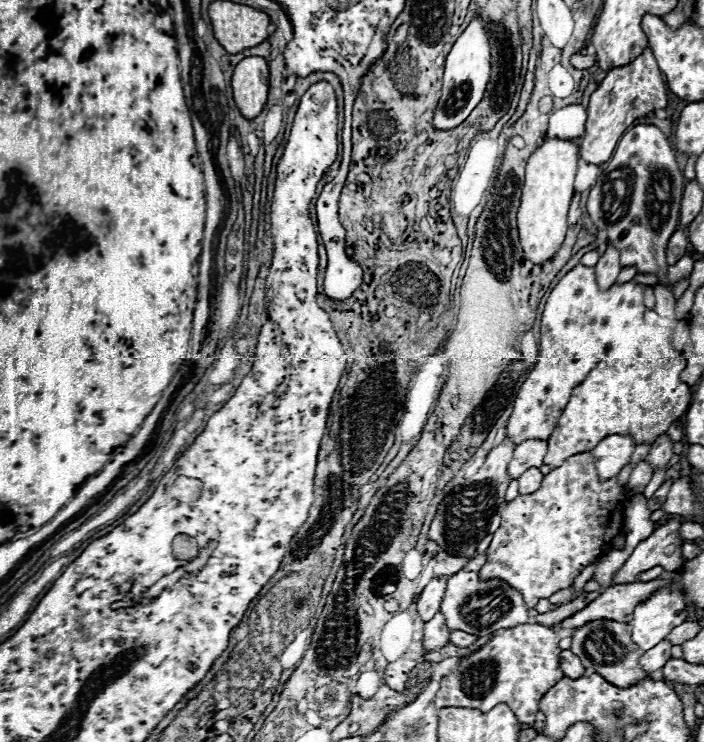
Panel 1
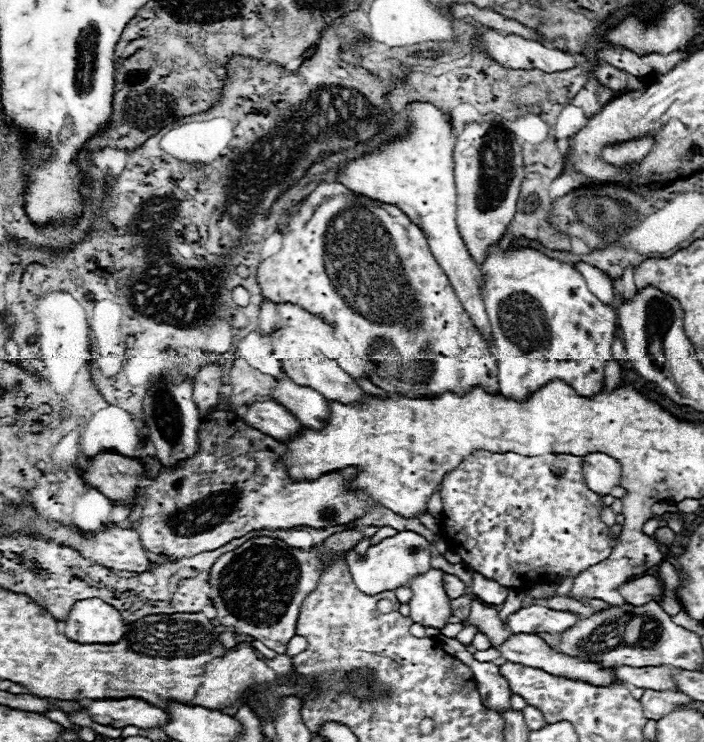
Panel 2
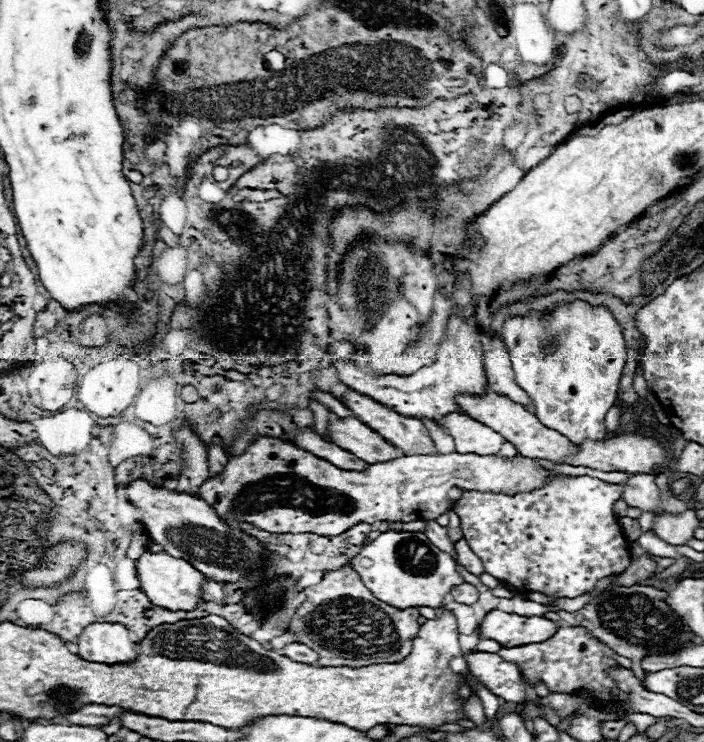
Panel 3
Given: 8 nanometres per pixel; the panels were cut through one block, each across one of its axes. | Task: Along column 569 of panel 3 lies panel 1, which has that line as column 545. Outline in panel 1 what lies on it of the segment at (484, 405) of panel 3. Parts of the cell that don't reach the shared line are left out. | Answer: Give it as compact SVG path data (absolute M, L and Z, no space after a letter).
M528 440L528 442L522 442L516 446L514 450L514 458L508 466L508 474L512 478L518 478L524 470L536 466L540 468L544 464L544 456L546 456L546 450L548 450L548 442L546 440Z

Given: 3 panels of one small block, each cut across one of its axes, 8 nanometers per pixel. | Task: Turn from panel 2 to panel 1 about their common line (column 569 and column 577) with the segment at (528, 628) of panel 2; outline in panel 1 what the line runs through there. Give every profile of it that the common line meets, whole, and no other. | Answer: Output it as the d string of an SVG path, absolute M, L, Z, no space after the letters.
M650 580L650 582L630 582L630 584L614 584L606 588L594 602L590 602L584 610L572 614L572 618L566 618L564 622L556 624L558 628L574 630L584 626L584 622L592 620L616 620L616 622L630 622L634 606L646 600L654 590L660 586L668 586L670 580Z

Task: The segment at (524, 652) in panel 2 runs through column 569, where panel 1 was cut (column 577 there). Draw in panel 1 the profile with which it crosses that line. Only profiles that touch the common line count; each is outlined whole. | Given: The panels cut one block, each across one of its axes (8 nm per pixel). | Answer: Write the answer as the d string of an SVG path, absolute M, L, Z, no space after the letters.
M562 650L562 654L560 654L560 668L564 670L564 674L568 676L568 678L580 678L582 674L584 674L584 666L582 666L582 662L580 662L580 658L576 656L576 654L572 654L570 650Z

